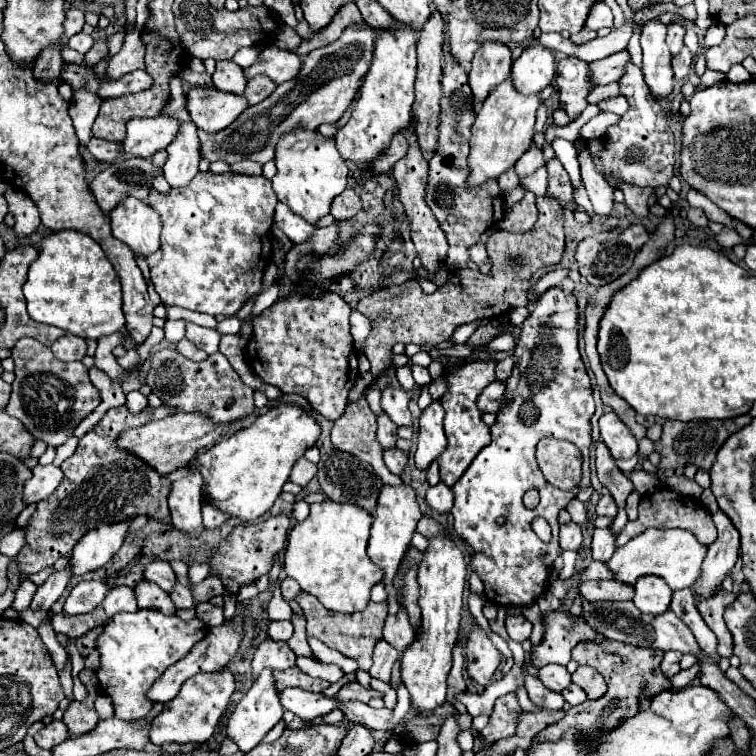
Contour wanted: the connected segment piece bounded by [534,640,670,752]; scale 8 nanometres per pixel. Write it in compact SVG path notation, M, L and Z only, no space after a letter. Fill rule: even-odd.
M604 640L602 644L594 644L594 642L580 642L574 650L572 650L572 658L578 664L586 664L592 666L594 670L598 670L606 684L608 684L608 692L596 700L586 700L578 706L572 706L566 716L556 722L546 726L542 732L538 732L534 736L534 742L560 742L560 738L564 738L564 734L574 728L578 732L578 742L594 752L600 738L608 736L614 728L618 728L624 718L630 718L638 712L638 692L640 692L640 684L646 682L650 686L650 694L656 696L662 690L666 690L670 684L668 682L656 682L656 674L660 672L660 662L662 662L664 652L662 650L652 650L652 648L638 648L638 646L630 646L630 644L622 644L622 642L610 642Z

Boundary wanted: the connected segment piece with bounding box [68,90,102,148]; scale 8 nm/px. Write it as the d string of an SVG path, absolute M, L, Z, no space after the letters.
M80 90L73 94L72 102L69 102L68 113L70 118L74 120L74 128L76 128L76 134L78 134L78 140L80 144L86 148L90 138L92 138L92 124L98 116L98 110L100 110L100 96L96 94L88 94L86 90Z

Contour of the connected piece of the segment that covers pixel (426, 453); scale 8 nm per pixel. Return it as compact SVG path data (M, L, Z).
M432 400L428 408L422 410L420 416L420 434L418 434L418 450L414 454L418 468L428 468L446 448L446 436L442 428L444 406L442 402Z

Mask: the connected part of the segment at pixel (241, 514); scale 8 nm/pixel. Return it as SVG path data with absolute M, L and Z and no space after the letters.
M280 404L266 414L260 414L248 428L242 428L196 454L190 466L202 474L202 494L210 504L226 516L252 522L272 508L282 486L288 482L294 462L316 442L318 434L320 426L306 410L292 404Z

